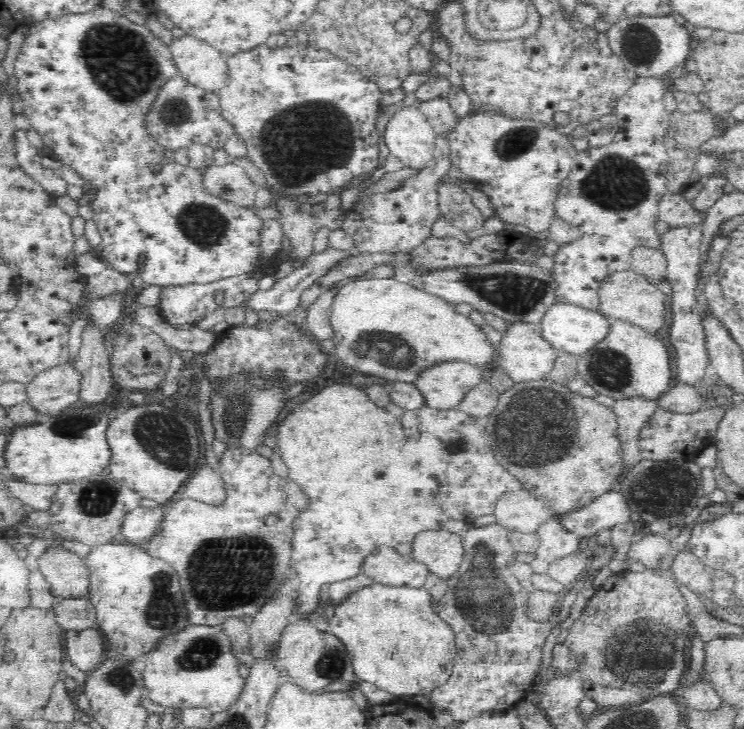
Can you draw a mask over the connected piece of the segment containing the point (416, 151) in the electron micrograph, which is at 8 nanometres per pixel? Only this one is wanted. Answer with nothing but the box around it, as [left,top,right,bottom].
[382,106,435,169]

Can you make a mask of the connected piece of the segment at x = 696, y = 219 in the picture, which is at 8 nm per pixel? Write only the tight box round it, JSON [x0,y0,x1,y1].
[656,190,708,226]

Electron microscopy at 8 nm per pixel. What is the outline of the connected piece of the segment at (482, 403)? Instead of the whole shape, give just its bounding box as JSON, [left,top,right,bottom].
[456,379,499,421]

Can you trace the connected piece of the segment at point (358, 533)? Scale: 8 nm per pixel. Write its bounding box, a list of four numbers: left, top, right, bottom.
[278,382,440,614]

